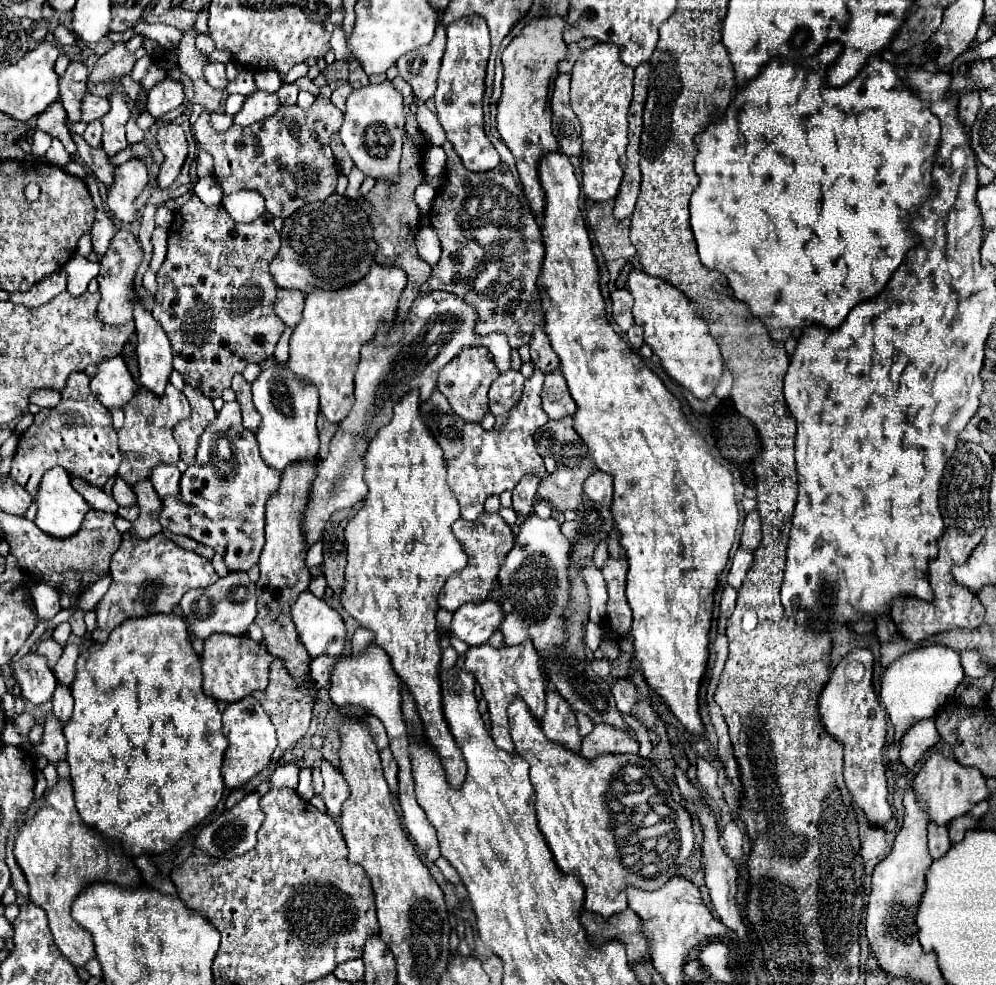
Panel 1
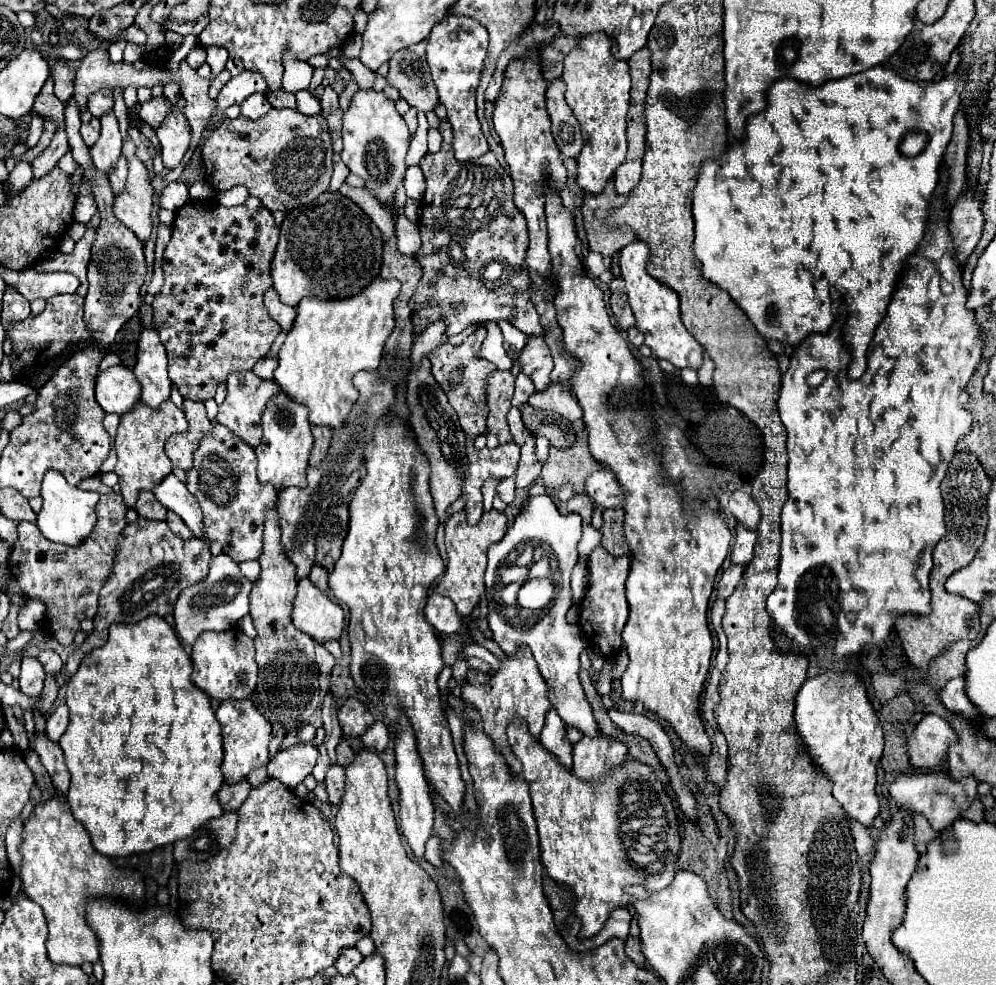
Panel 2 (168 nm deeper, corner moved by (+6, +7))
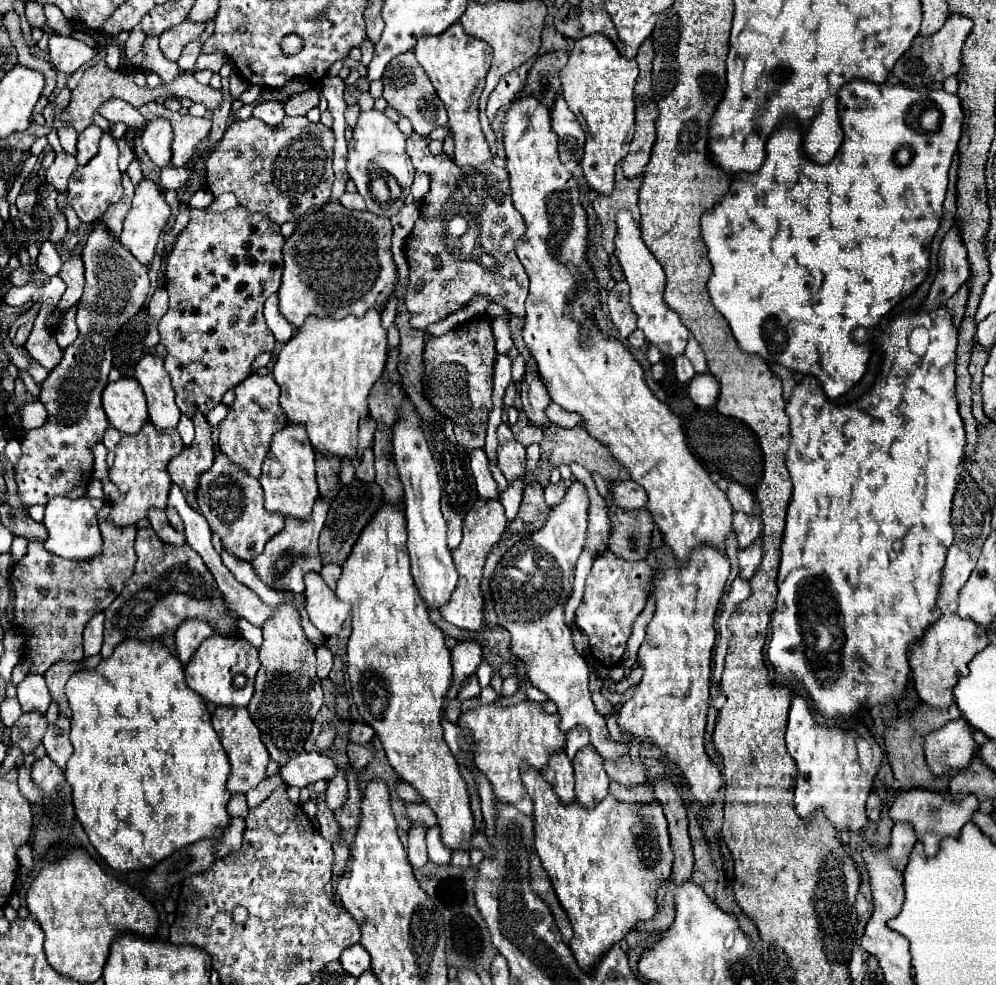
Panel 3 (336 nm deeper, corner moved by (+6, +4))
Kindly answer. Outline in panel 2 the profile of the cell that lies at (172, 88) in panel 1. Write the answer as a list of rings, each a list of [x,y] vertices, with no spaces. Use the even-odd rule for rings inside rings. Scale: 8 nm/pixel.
[[[164,95],[152,97],[140,107],[140,119],[156,129],[156,125],[160,125],[160,121],[166,117],[168,111],[170,111],[170,101]]]

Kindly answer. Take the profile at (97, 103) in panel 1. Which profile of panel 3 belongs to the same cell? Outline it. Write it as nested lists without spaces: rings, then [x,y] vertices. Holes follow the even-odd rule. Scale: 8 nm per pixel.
[[[116,98],[116,100],[108,100],[108,104],[104,104],[100,108],[100,114],[104,118],[108,118],[112,124],[118,124],[118,122],[124,122],[128,128],[144,128],[148,124],[148,120],[136,110],[132,108],[128,102]]]

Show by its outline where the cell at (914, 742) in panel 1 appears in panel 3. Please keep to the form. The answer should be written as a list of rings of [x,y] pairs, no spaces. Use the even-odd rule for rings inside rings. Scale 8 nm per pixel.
[[[958,718],[948,722],[944,728],[928,734],[926,760],[934,776],[964,770],[970,766],[978,750],[972,732],[972,726],[964,718]]]

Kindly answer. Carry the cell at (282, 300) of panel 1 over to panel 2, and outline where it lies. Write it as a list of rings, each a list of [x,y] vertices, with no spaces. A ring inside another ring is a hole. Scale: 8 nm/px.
[[[268,289],[268,291],[266,291],[266,295],[264,295],[264,305],[266,305],[270,317],[272,317],[284,331],[288,331],[288,329],[292,327],[294,317],[296,317],[296,309],[290,307],[290,305],[284,305],[274,289]]]

